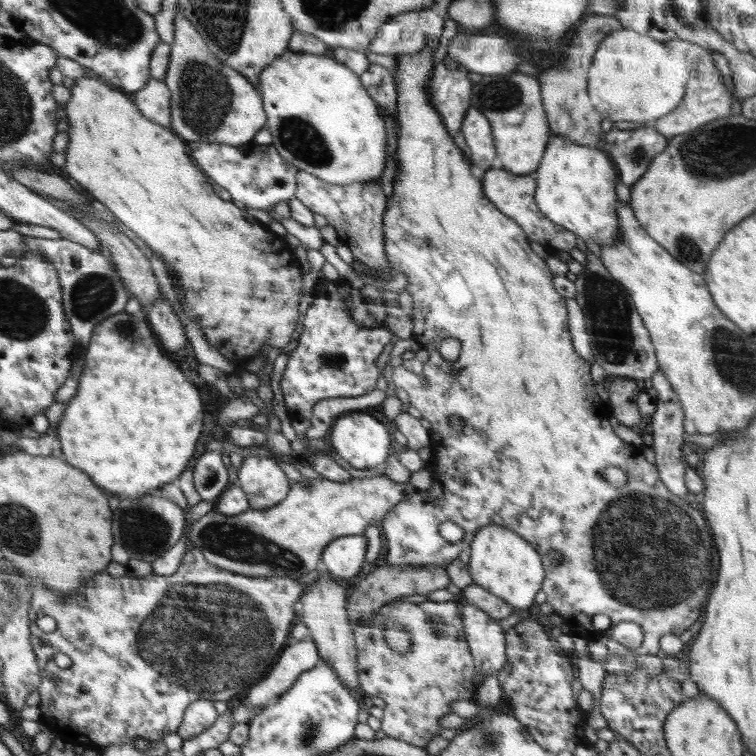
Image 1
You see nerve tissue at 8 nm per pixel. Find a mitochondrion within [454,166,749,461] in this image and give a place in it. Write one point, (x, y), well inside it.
(608, 308)

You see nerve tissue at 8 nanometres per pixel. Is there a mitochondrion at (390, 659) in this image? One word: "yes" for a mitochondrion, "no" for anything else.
no

